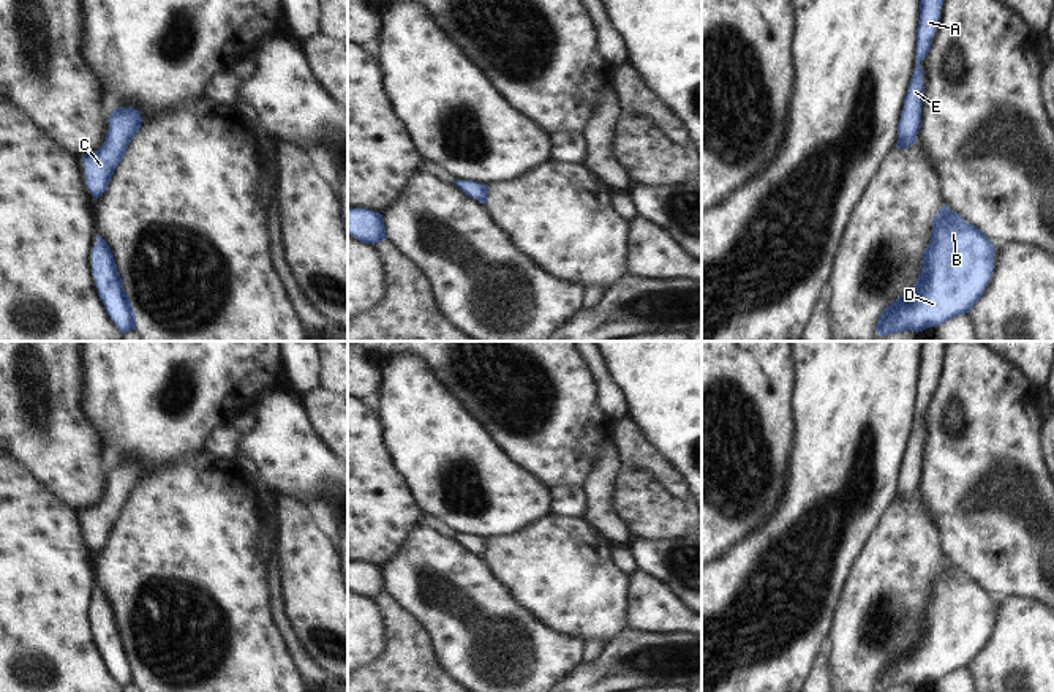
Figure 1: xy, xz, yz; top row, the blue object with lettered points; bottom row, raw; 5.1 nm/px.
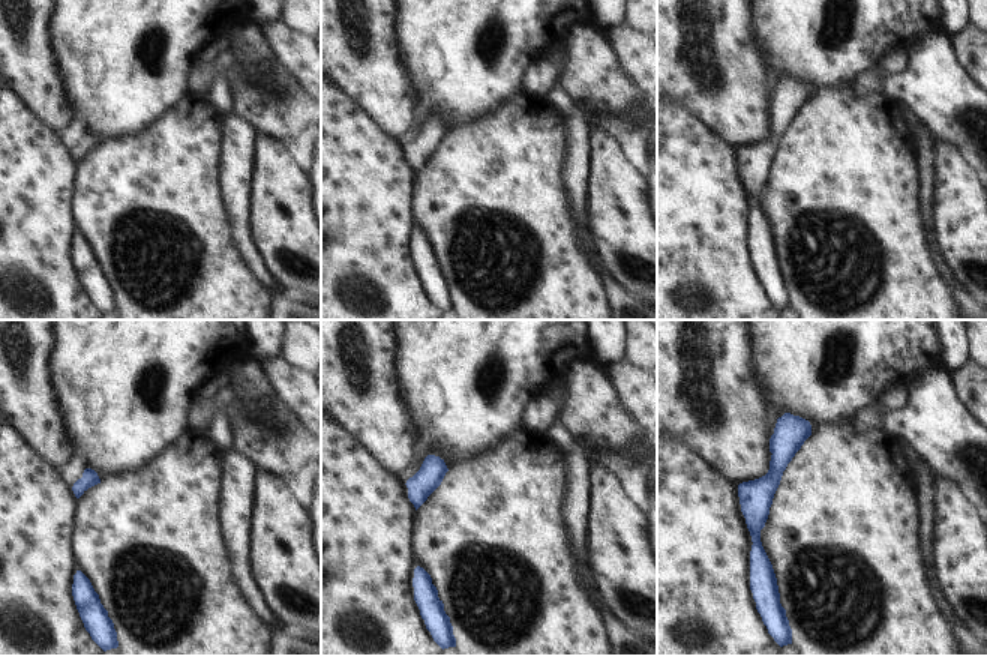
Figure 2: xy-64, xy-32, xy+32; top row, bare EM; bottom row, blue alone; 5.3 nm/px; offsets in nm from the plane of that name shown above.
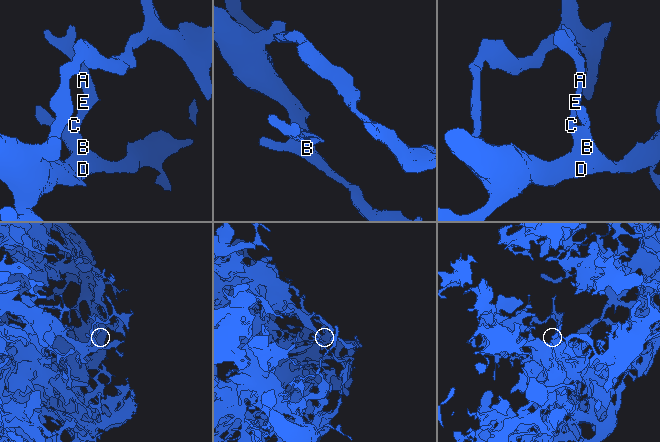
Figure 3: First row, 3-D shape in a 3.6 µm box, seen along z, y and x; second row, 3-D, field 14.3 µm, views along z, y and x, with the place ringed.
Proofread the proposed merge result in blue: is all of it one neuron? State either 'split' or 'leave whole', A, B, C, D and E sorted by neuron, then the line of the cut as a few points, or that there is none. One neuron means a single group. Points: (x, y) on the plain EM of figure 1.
leave whole | A B C D E | no cut

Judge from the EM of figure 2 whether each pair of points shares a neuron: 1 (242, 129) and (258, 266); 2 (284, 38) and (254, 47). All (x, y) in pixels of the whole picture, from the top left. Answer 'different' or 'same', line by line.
1: same
2: different

